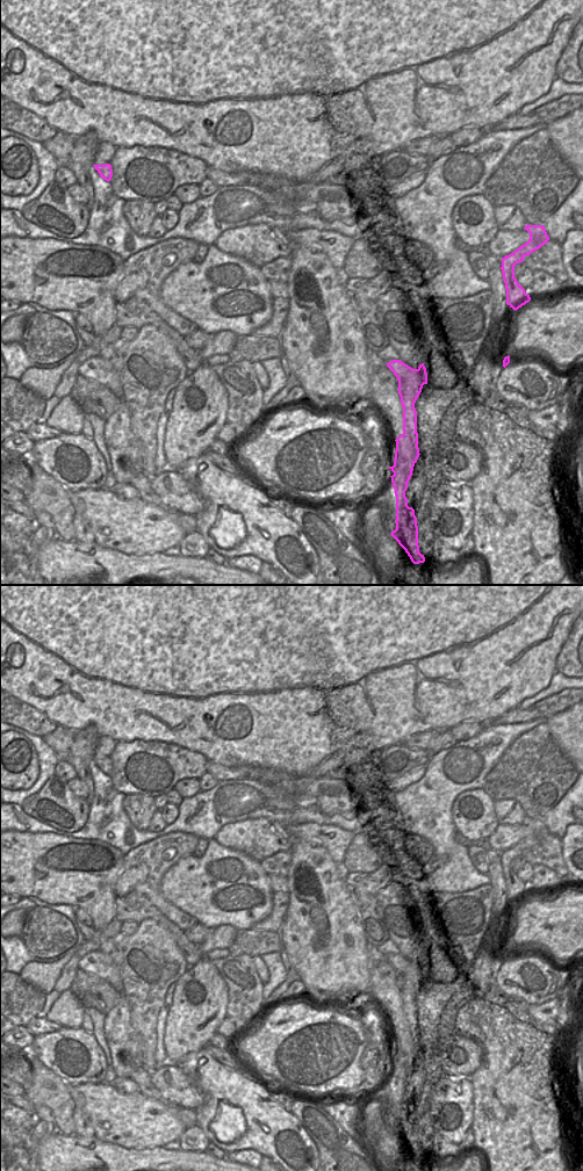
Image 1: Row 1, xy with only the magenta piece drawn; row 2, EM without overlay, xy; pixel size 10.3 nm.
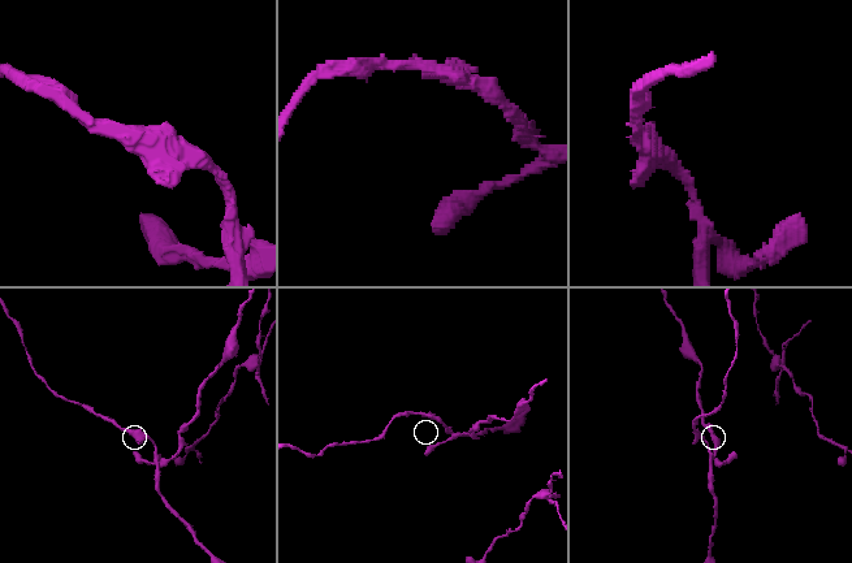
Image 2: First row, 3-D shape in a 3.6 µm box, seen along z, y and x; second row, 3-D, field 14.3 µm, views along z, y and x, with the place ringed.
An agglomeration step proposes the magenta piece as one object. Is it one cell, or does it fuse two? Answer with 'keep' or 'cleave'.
cleave

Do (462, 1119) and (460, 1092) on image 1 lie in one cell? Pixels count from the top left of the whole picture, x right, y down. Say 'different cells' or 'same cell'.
same cell

